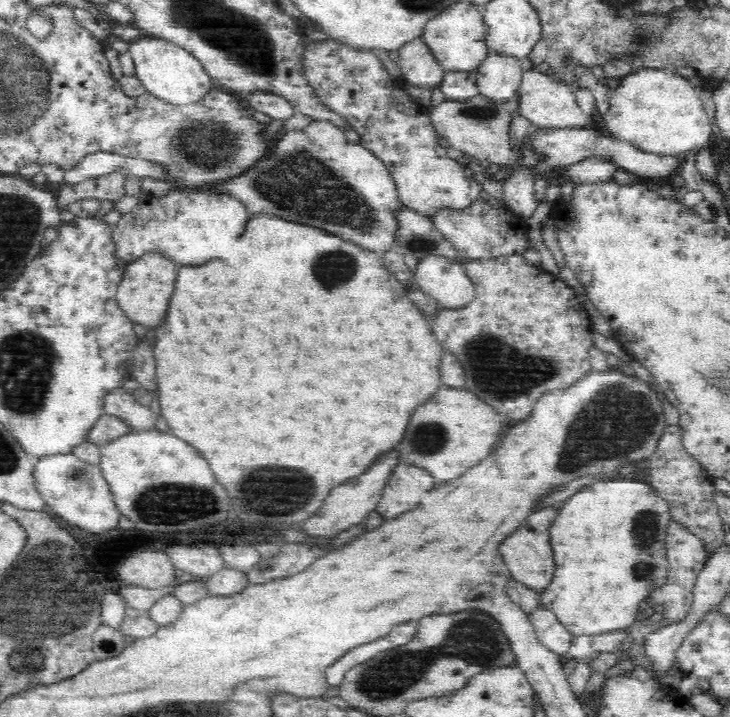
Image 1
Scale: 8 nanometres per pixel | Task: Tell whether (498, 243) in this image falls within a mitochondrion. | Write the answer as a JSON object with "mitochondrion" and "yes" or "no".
{"mitochondrion":"no"}

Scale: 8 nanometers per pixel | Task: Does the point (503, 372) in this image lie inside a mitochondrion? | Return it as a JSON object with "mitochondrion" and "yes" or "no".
{"mitochondrion":"yes"}

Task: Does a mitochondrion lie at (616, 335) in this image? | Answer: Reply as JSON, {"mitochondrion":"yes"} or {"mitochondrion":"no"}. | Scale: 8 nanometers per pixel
{"mitochondrion":"no"}

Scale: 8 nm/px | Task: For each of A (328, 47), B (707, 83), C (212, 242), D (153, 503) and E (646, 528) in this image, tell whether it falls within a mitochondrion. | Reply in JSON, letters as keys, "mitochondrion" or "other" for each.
{"A":"other","B":"other","C":"other","D":"mitochondrion","E":"mitochondrion"}

